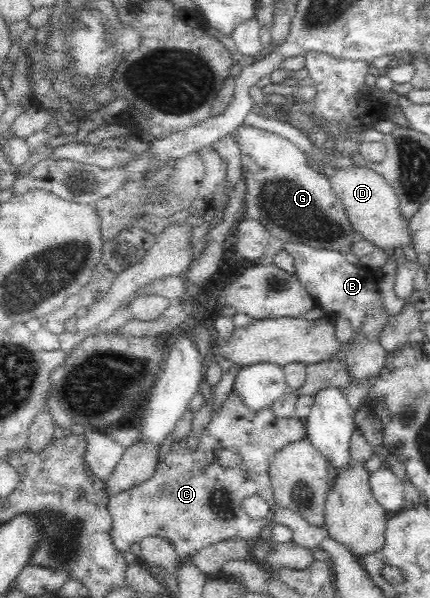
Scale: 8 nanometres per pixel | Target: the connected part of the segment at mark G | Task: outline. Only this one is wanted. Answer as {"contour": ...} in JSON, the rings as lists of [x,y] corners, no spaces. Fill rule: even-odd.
{"contour":[[[245,124],[230,135],[240,151],[241,181],[245,186],[243,217],[261,222],[274,241],[300,243],[315,249],[346,253],[353,241],[362,238],[353,229],[345,206],[331,189],[329,178],[309,166],[298,146],[277,133]]]}

